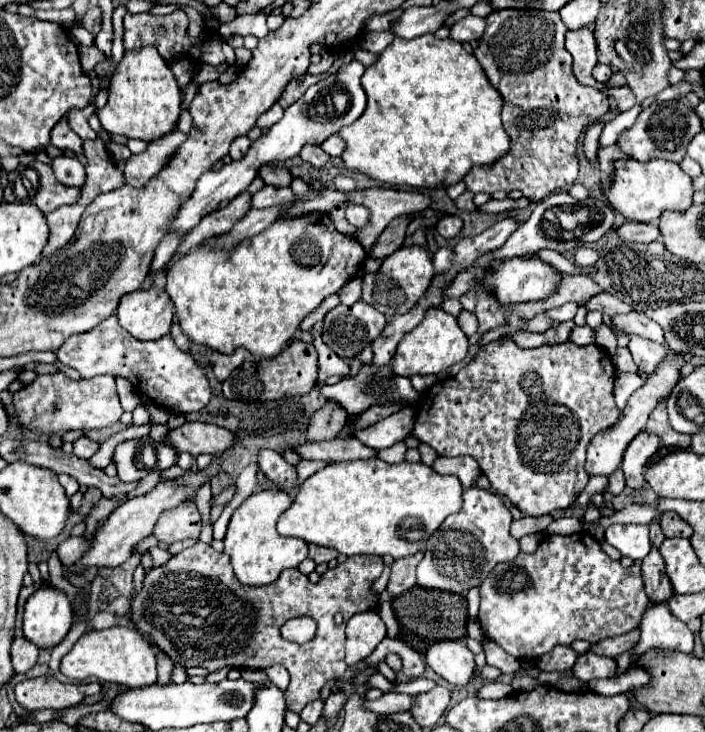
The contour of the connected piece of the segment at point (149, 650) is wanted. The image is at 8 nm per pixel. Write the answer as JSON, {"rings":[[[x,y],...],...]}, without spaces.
{"rings":[[[111,627],[103,631],[87,631],[61,661],[61,673],[77,681],[97,679],[103,683],[123,683],[131,689],[151,687],[157,679],[157,661],[153,647],[131,627]]]}

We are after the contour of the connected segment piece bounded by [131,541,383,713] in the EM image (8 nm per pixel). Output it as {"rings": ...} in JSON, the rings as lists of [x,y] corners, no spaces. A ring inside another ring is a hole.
{"rings":[[[197,541],[193,547],[171,557],[167,565],[145,575],[141,593],[131,599],[133,621],[143,635],[153,637],[157,647],[177,663],[181,647],[183,667],[217,671],[227,665],[239,669],[283,665],[291,675],[285,693],[287,709],[299,713],[307,703],[319,699],[321,687],[329,679],[343,677],[347,669],[343,661],[345,625],[335,627],[333,617],[341,613],[347,621],[361,611],[375,609],[379,599],[371,593],[371,585],[381,571],[381,557],[349,557],[335,569],[327,569],[319,583],[311,583],[299,569],[287,569],[271,585],[247,589],[239,585],[227,553],[217,553],[211,545]],[[303,615],[315,619],[315,637],[303,645],[285,641],[279,631],[281,625]]]}

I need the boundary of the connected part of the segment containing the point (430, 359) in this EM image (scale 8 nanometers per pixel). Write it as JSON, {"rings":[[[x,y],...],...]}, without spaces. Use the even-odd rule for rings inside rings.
{"rings":[[[429,309],[425,313],[423,321],[401,339],[397,353],[391,359],[391,367],[395,369],[395,373],[399,373],[403,377],[437,375],[449,367],[453,367],[455,363],[461,363],[467,355],[467,347],[469,347],[467,337],[459,329],[457,319],[449,313],[445,313],[443,309]]]}

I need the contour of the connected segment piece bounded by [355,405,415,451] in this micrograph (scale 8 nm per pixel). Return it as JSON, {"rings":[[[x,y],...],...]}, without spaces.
{"rings":[[[409,405],[391,413],[383,421],[377,421],[375,425],[355,433],[355,437],[367,447],[381,451],[395,445],[397,441],[405,441],[411,435],[413,425],[415,425],[415,409]]]}

